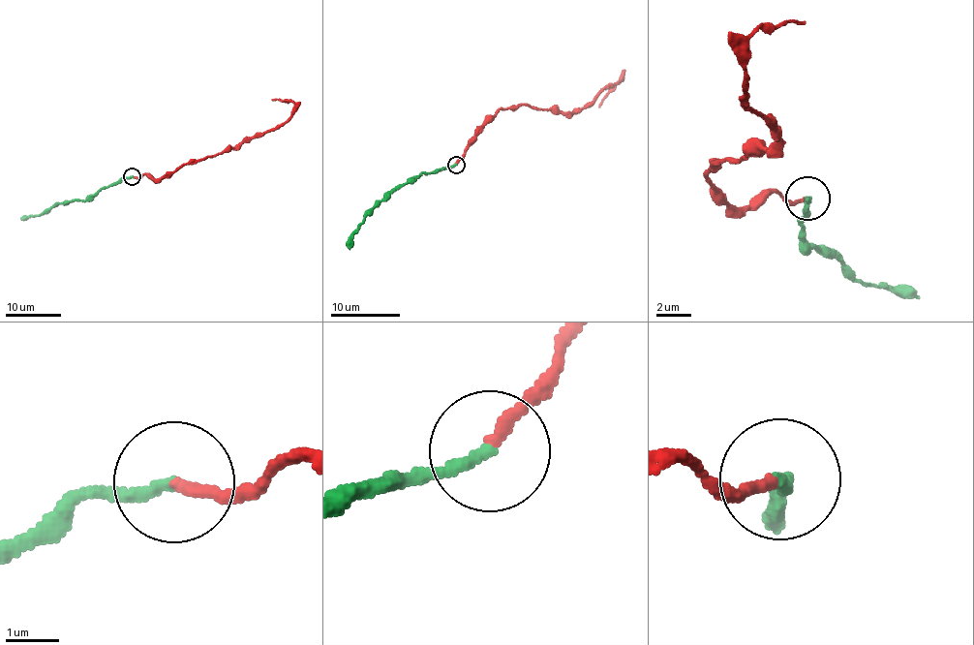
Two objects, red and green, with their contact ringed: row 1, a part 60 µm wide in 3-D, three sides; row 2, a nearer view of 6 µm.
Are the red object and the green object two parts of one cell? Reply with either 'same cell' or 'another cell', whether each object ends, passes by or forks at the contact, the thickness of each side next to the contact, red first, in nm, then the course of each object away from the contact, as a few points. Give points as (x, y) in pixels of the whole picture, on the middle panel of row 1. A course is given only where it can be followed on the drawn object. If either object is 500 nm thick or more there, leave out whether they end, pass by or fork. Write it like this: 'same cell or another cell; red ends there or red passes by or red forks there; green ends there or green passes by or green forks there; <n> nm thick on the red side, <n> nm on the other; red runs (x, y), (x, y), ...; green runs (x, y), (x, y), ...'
same cell; red ends there; green ends there; 240 nm thick on the red side, 220 nm on the other; red runs (455, 164), (468, 140), (500, 108), (529, 105), (578, 112), (620, 79), (599, 107); green runs (455, 164), (423, 172), (410, 178), (407, 184), (393, 188), (377, 201), (355, 230), (350, 249)

